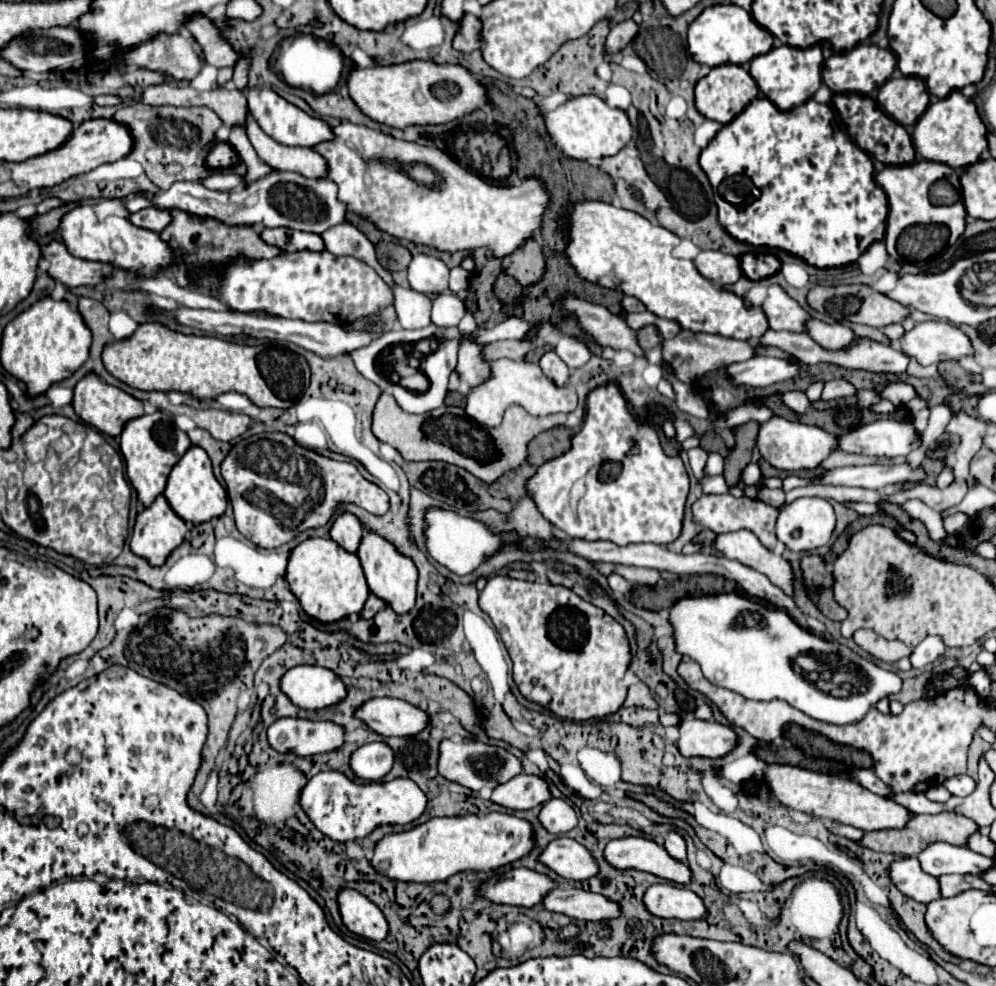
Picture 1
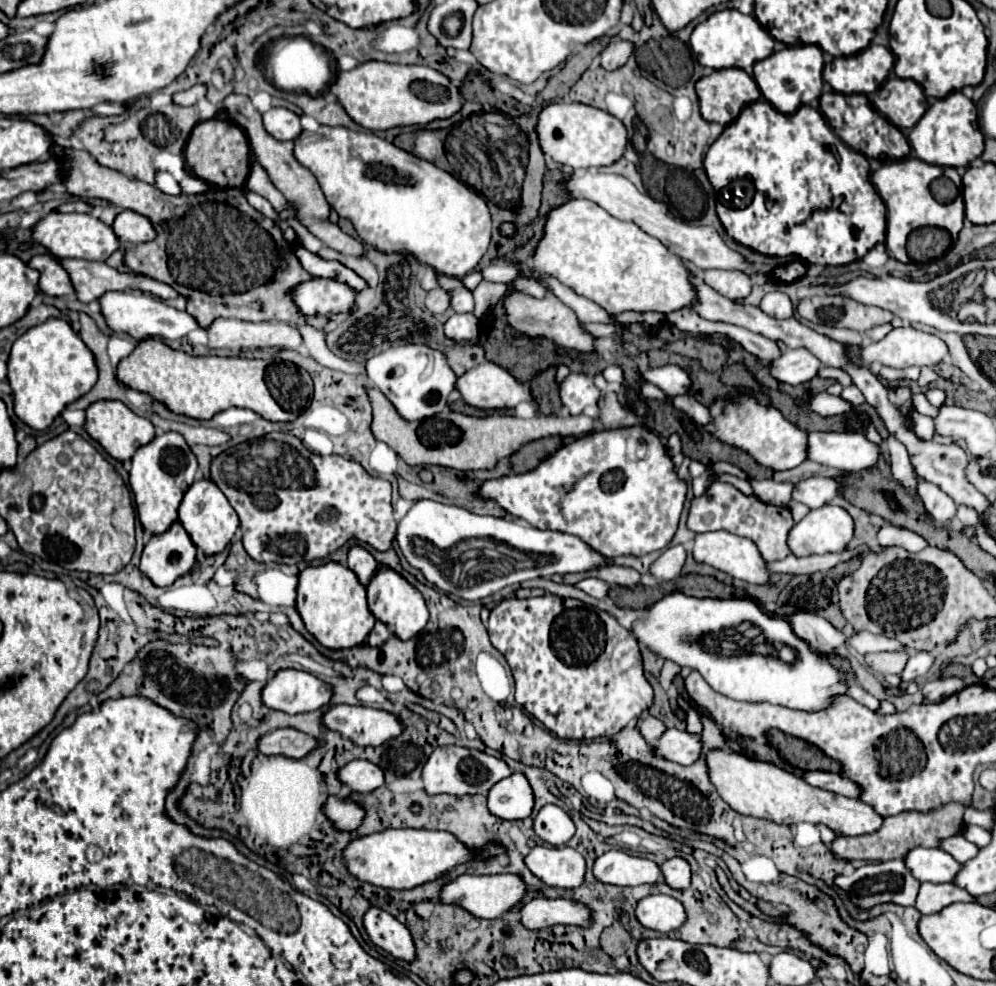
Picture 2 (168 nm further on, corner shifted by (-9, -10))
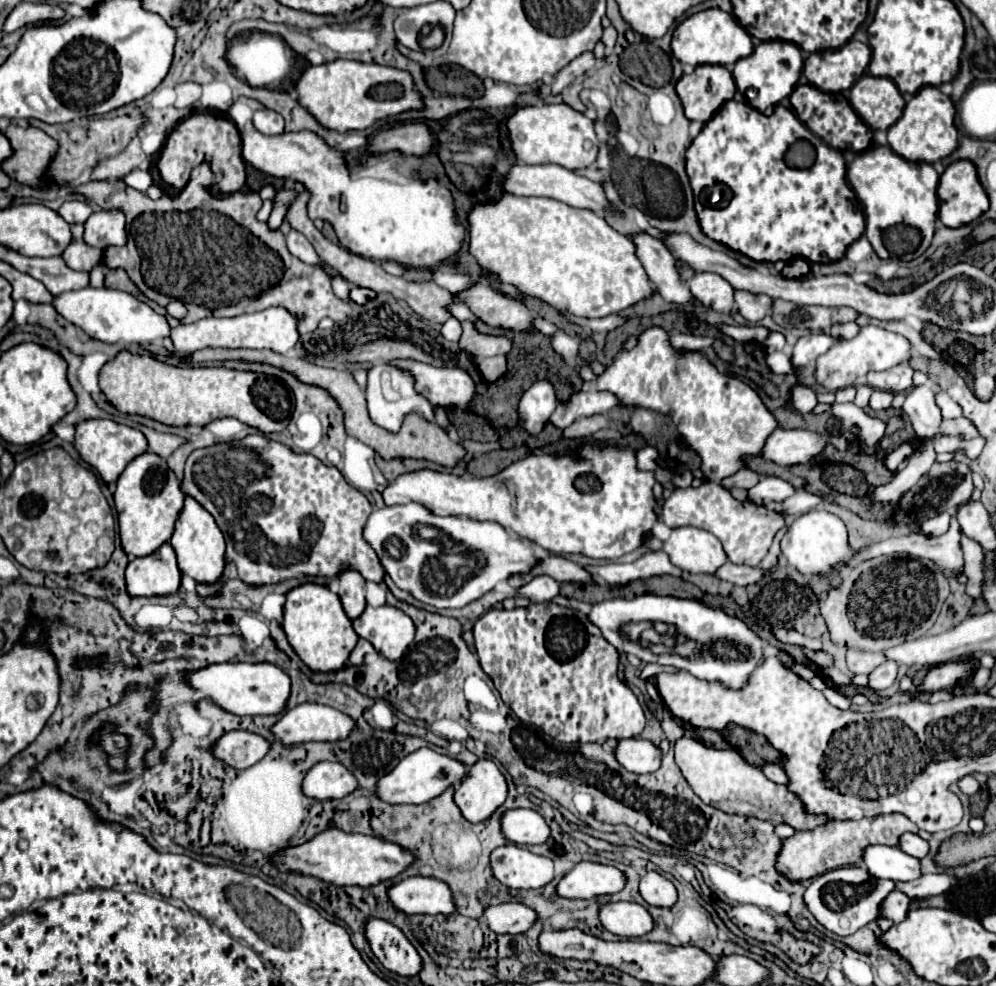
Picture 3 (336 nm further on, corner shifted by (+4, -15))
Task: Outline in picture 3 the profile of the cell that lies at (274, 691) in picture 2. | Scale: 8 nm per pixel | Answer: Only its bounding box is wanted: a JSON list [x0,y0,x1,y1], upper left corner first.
[188,663,292,715]

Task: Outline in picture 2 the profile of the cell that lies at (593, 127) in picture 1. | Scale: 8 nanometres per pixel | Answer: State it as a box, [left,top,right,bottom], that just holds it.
[535,102,627,170]

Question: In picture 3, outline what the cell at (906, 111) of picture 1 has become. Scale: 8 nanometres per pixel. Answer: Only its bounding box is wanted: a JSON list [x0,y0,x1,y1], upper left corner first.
[850,75,906,131]

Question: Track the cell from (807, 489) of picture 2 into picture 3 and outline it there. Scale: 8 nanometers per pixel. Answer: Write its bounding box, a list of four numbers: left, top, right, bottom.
[748,477,796,505]

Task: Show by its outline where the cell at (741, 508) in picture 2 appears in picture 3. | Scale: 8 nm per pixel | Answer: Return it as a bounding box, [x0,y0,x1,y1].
[662,481,784,567]

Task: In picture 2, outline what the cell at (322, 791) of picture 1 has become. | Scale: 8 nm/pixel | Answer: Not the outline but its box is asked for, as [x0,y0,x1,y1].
[325,796,363,832]

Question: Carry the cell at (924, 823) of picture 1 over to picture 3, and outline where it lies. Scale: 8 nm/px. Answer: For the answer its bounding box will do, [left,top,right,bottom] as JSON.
[776,813,918,881]

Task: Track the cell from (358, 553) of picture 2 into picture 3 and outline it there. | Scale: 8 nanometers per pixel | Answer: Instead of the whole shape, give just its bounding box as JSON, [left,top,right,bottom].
[340,571,366,619]

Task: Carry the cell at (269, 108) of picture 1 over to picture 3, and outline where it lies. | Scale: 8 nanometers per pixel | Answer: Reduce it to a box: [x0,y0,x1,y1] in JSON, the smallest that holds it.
[252,109,284,135]

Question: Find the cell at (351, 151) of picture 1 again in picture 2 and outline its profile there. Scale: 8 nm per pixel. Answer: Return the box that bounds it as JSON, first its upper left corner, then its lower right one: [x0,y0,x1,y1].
[293,126,491,278]

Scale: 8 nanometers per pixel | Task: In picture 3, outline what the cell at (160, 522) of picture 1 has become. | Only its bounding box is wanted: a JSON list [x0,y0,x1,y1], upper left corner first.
[126,543,180,597]

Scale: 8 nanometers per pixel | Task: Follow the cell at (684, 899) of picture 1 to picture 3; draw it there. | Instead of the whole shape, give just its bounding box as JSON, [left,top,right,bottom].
[600,901,654,937]

